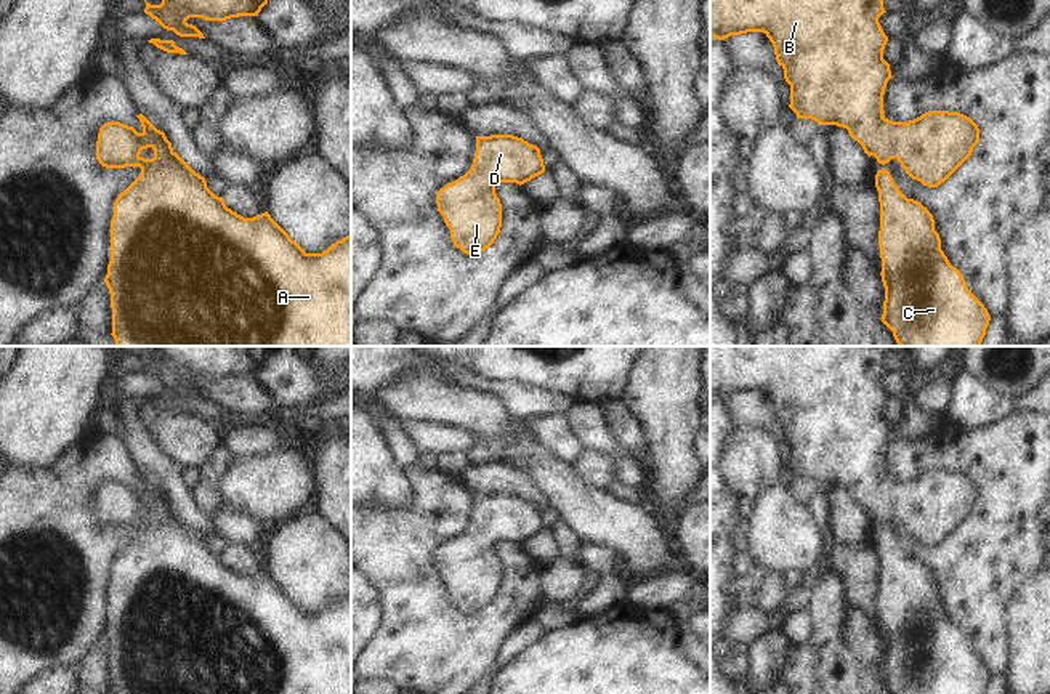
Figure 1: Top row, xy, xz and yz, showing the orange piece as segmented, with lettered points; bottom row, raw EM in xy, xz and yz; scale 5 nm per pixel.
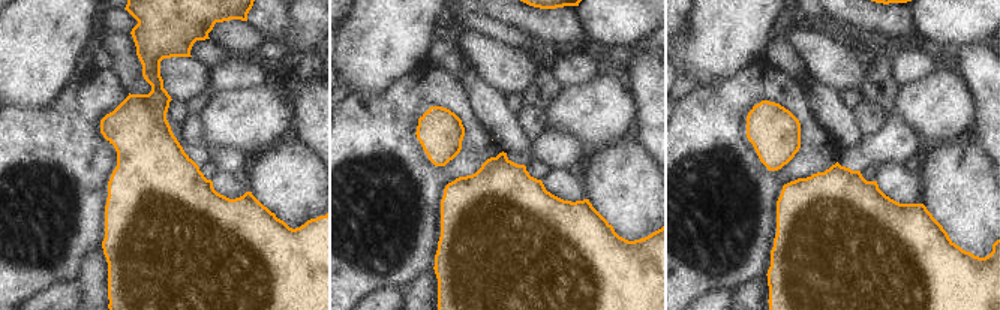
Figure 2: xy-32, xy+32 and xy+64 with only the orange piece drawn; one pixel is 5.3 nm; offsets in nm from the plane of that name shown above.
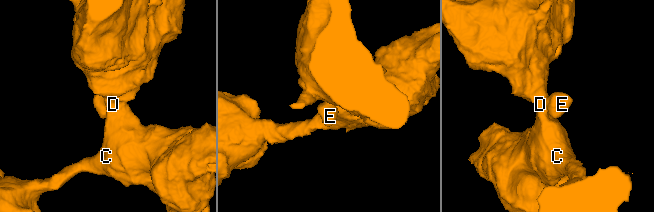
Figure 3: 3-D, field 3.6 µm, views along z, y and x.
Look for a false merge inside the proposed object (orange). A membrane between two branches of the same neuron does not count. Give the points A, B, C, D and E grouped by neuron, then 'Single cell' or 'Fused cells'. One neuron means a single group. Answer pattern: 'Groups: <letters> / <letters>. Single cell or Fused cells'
Groups: A B C D E. Single cell

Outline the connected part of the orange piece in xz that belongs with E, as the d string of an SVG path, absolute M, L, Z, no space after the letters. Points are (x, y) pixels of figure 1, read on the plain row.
M513 494L476 495L471 527L458 539L438 550L438 571L450 588L450 598L466 614L479 614L497 598L502 587L502 563L495 553L497 542L524 543L545 531L540 508Z

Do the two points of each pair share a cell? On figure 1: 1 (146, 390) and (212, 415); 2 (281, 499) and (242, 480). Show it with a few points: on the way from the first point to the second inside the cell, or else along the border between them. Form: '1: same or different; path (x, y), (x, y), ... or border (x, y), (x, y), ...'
1: same; path (162, 393), (196, 406)
2: same; path (271, 489), (252, 486)

